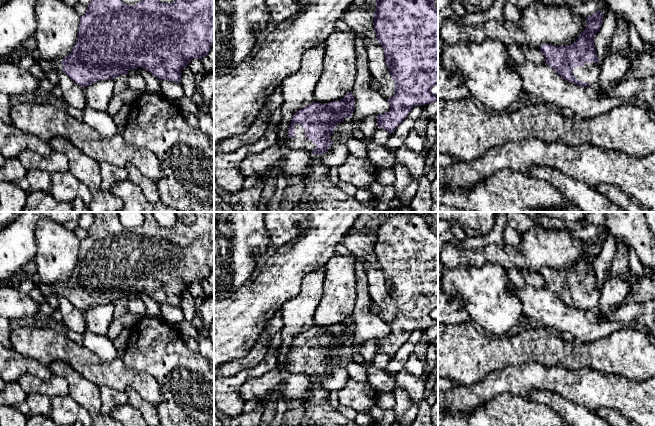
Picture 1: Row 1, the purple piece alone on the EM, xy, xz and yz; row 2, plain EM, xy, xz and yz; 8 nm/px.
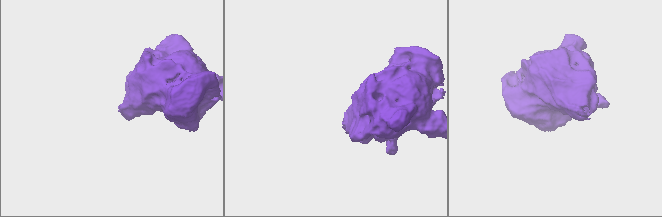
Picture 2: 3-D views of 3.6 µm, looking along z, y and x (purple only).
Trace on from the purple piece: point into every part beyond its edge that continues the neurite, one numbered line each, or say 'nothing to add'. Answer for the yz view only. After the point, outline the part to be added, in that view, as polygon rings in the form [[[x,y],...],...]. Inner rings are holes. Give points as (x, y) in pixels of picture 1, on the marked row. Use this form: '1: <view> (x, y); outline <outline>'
1: yz (589, 73); outline [[[586,62],[581,67],[572,69],[572,74],[581,82],[586,82],[591,86],[599,85],[599,65],[595,62]]]

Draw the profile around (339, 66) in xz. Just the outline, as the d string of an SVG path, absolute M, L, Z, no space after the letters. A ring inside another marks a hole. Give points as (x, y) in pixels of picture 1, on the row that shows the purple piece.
M334 31L323 46L323 73L314 90L313 101L328 104L343 99L352 91L356 76L355 32Z

